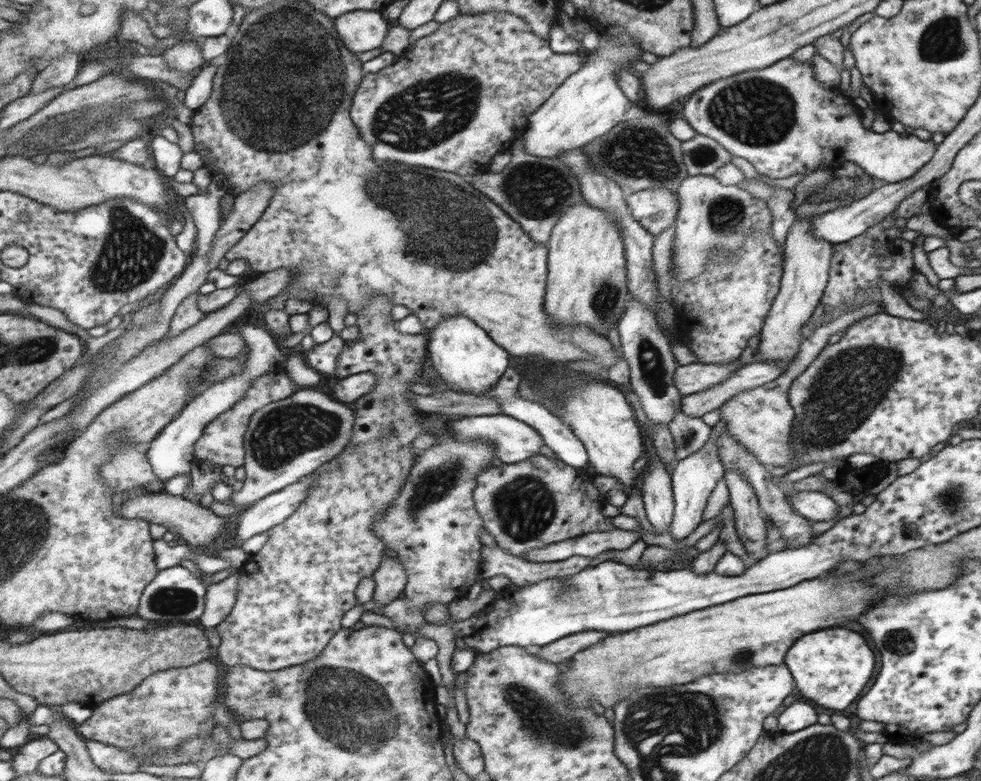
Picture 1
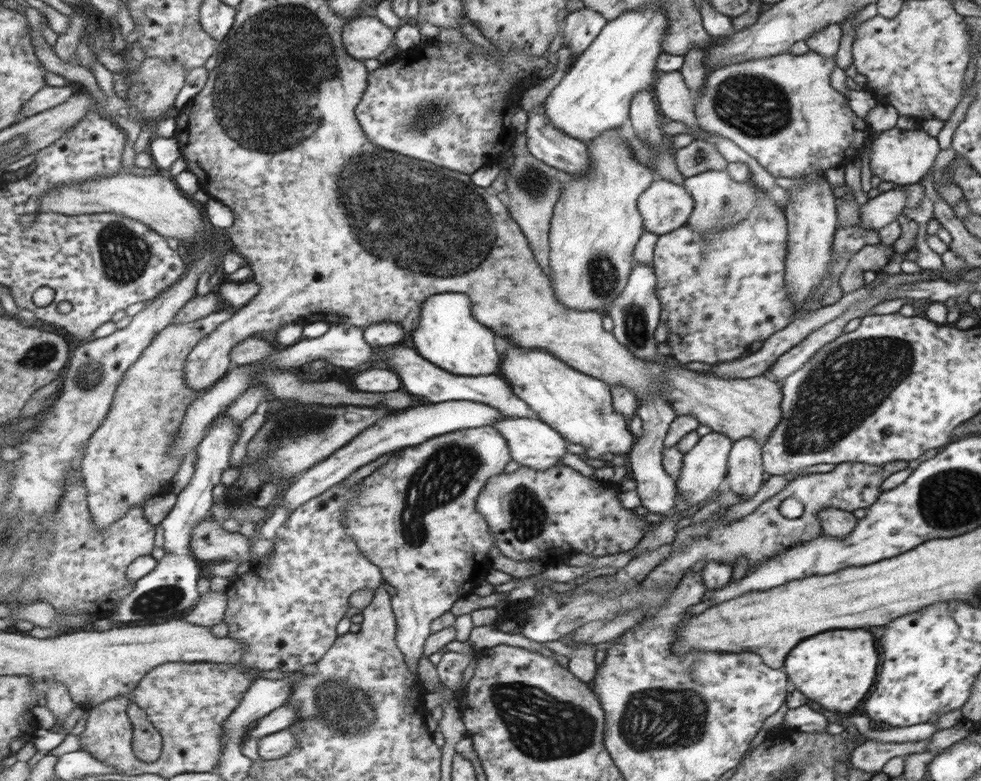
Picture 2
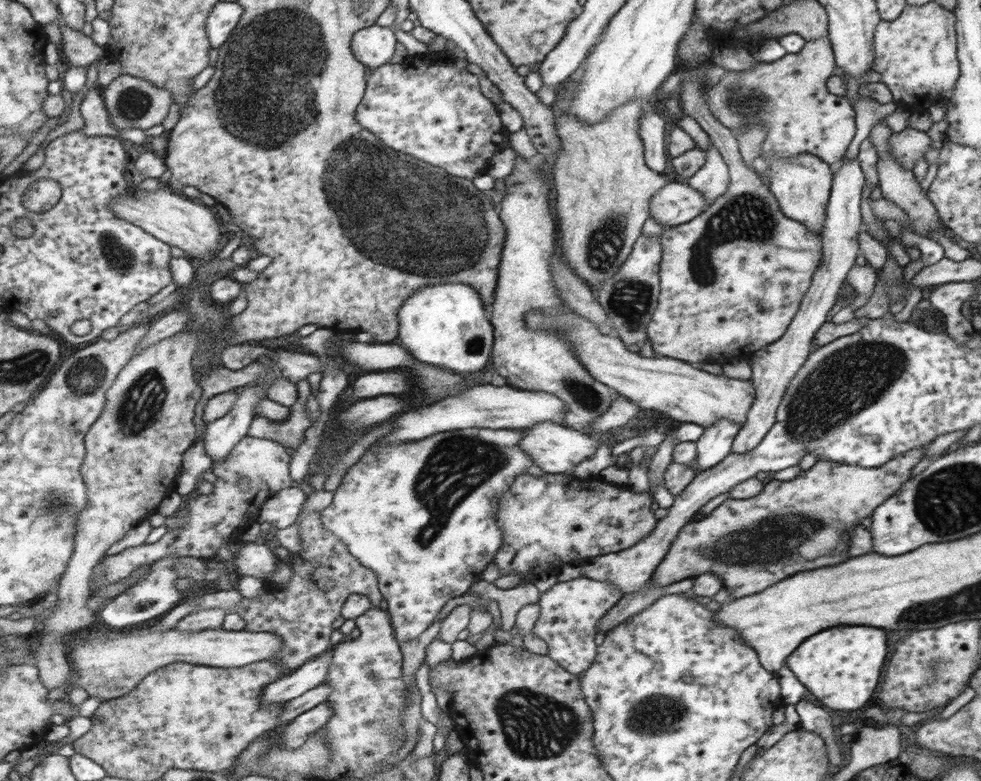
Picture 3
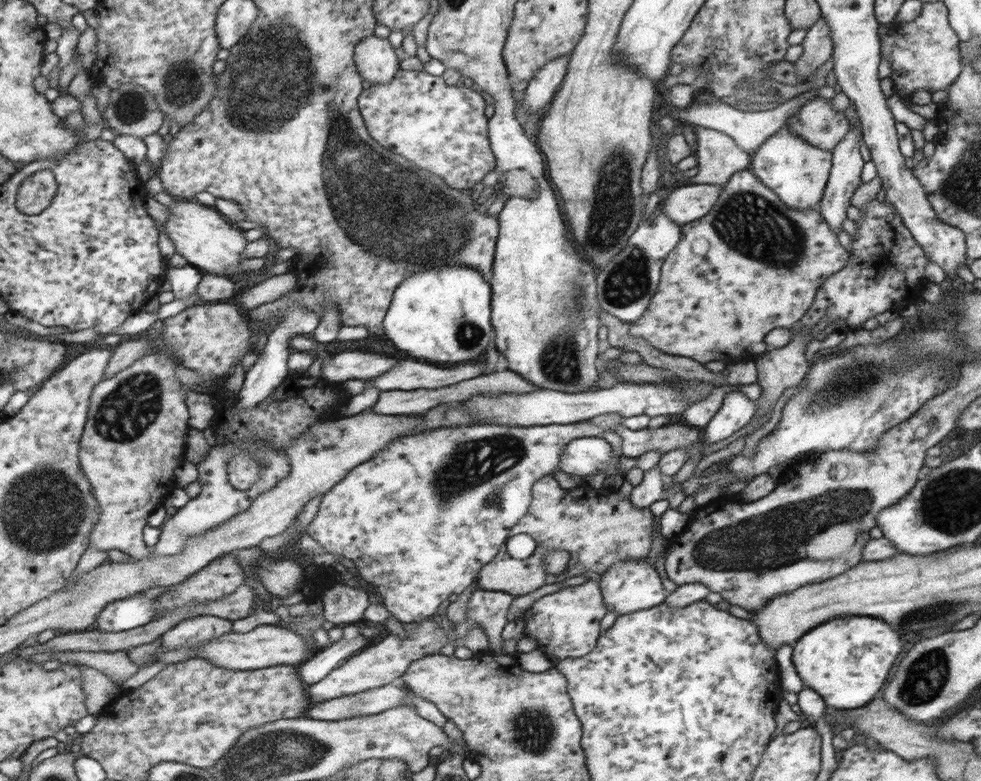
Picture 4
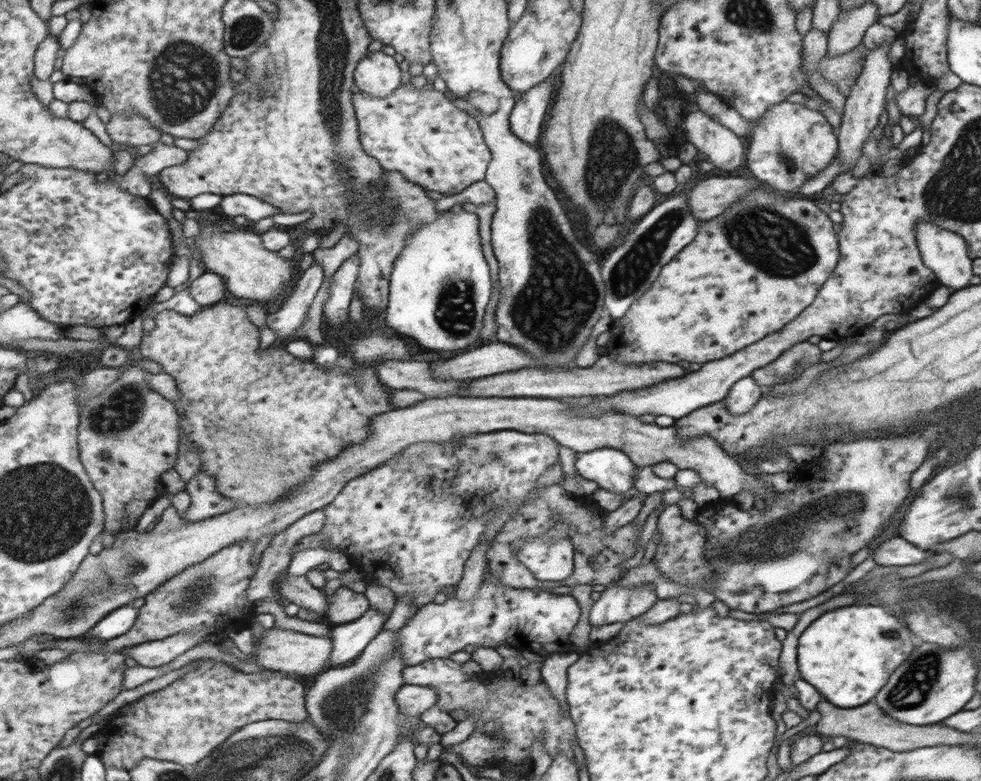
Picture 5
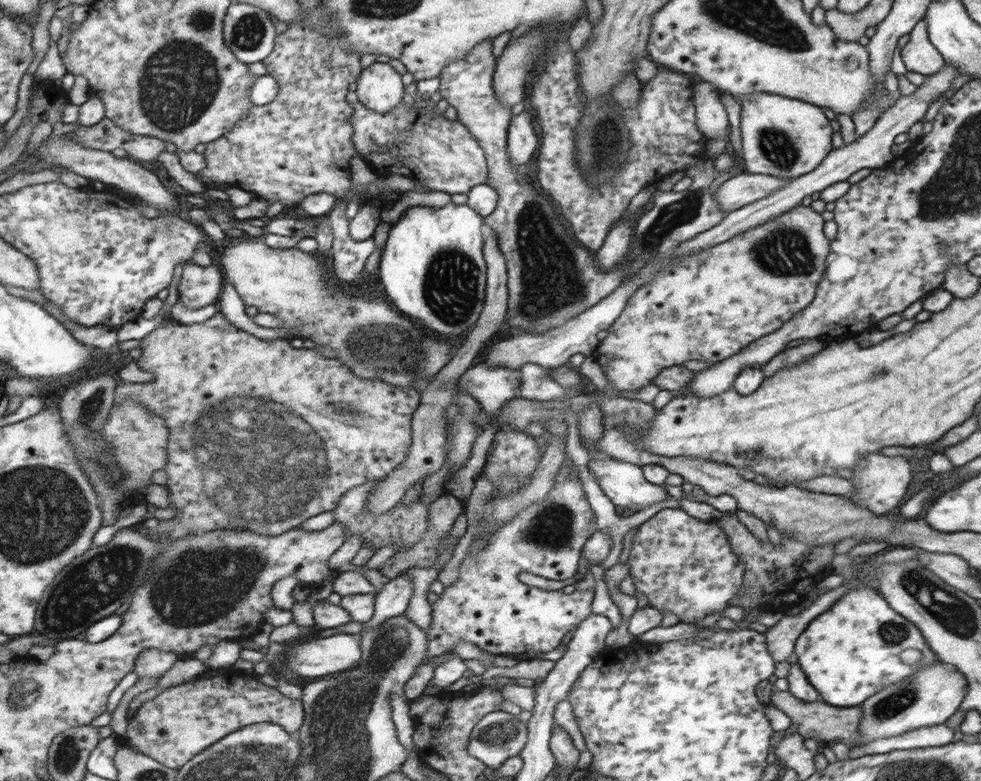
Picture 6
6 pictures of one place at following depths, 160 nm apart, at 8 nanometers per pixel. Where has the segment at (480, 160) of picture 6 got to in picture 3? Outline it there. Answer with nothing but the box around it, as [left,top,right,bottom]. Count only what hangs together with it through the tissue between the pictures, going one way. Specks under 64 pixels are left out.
[360,56,508,179]

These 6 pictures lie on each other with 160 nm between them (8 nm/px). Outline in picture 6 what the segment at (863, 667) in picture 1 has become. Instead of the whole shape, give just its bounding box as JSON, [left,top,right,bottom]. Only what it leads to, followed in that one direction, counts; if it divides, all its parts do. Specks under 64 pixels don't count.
[796,584,937,707]

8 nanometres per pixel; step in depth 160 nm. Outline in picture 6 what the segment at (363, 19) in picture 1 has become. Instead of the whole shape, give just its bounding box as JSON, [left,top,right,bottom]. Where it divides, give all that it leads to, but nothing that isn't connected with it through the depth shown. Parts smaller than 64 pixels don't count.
[356,61,404,114]

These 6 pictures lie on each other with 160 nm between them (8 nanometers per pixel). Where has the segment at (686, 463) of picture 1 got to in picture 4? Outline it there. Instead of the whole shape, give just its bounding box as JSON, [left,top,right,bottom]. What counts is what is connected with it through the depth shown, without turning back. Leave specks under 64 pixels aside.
[702,391,757,446]

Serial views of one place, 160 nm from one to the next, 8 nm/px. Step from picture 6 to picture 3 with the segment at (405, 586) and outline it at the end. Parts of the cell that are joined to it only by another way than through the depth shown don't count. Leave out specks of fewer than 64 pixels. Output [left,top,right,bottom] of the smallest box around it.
[264,651,333,704]

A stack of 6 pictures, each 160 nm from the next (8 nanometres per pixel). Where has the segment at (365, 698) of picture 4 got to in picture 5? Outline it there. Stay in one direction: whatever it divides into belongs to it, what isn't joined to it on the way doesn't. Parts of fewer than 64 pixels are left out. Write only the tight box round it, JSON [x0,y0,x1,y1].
[395,684,437,718]

